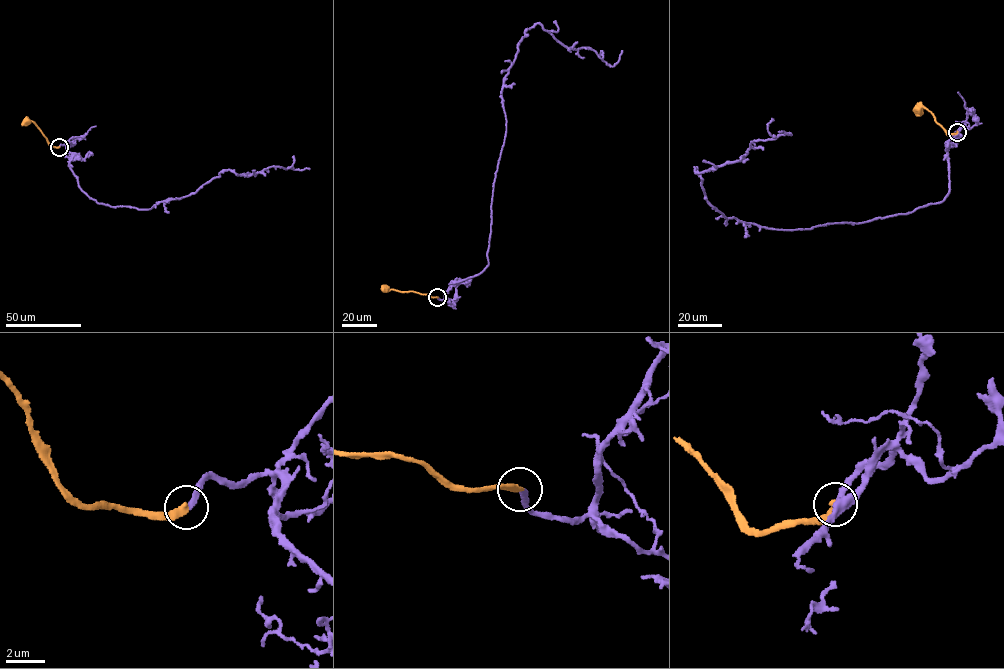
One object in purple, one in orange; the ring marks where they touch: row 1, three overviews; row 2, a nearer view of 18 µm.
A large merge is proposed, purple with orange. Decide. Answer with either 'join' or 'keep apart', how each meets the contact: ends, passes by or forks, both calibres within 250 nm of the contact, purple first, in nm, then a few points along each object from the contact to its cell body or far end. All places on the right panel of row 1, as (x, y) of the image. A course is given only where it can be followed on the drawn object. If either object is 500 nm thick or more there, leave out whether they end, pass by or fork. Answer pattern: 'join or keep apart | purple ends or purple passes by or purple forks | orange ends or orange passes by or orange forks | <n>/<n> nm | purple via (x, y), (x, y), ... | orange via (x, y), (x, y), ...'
join | purple ends | orange ends | 240/300 nm | purple via (957, 132), (941, 202), (810, 228), (723, 216), (697, 167), (792, 134), (779, 131) | orange via (957, 132), (948, 134), (931, 112), (923, 106), (918, 110)

